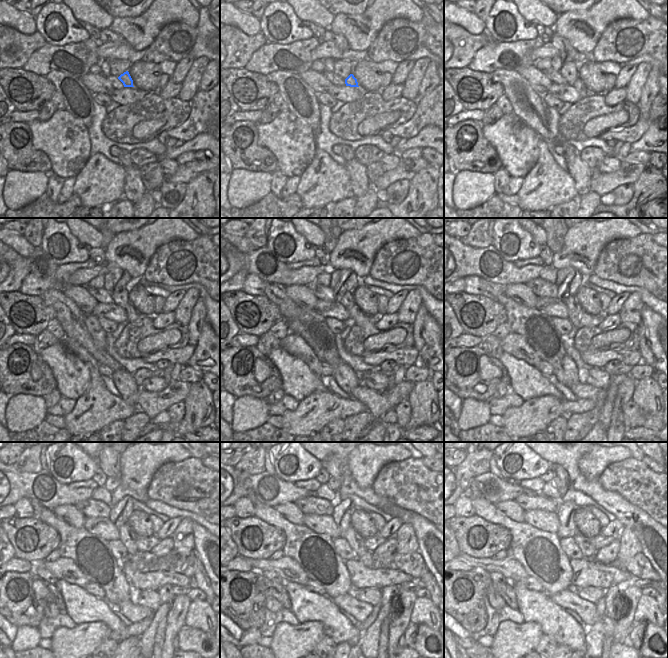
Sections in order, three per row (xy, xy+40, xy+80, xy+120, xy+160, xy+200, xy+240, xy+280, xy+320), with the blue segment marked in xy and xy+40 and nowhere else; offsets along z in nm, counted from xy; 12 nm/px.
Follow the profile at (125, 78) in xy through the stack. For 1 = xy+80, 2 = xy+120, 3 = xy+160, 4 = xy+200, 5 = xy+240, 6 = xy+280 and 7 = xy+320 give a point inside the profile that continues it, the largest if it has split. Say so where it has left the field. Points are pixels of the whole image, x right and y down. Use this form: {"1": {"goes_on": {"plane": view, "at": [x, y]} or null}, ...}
{"1": {"goes_on": {"plane": "xy+80", "at": [577, 84]}}, "2": {"goes_on": {"plane": "xy+120", "at": [132, 314]}}, "3": {"goes_on": {"plane": "xy+160", "at": [357, 316]}}, "4": {"goes_on": {"plane": "xy+200", "at": [585, 317]}}, "5": {"goes_on": {"plane": "xy+240", "at": [151, 541]}}, "6": {"goes_on": {"plane": "xy+280", "at": [375, 541]}}, "7": {"goes_on": {"plane": "xy+320", "at": [600, 541]}}}

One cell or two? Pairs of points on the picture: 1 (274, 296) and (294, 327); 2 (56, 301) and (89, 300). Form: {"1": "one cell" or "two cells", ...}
{"1": "one cell", "2": "two cells"}

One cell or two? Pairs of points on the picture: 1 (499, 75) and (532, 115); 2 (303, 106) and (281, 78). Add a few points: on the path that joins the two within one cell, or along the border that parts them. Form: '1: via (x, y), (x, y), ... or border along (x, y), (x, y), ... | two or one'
1: via (509, 84), (524, 99), (527, 105) | one
2: via (301, 99), (288, 85) | one

